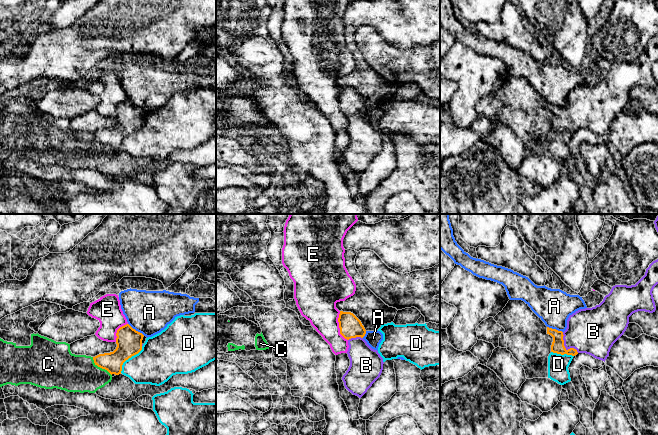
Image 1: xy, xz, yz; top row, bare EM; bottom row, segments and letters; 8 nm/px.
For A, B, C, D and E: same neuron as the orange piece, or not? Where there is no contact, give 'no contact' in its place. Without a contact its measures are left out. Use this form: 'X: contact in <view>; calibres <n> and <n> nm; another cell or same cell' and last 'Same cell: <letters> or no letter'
A: contact in xy; calibres 200 and 360 nm; another cell
B: contact in yz; calibres 100 and 360 nm; same cell
C: contact in xy; calibres 160 and 300 nm; another cell
D: contact in xy; calibres 200 and 340 nm; another cell
E: contact in xz; calibres 180 and 300 nm; another cell
Same cell: B

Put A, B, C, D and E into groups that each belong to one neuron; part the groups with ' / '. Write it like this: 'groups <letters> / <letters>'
groups A / B / C / D / E

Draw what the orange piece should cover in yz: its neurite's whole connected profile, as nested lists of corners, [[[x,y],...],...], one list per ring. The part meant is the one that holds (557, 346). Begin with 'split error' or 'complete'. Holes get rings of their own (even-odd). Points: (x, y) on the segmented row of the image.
split error; [[[658,259],[635,285],[615,285],[599,305],[570,315],[564,332],[547,327],[547,334],[553,337],[551,352],[586,353],[605,362],[613,344],[626,331],[629,317],[638,311],[655,312],[652,291],[657,284]]]

